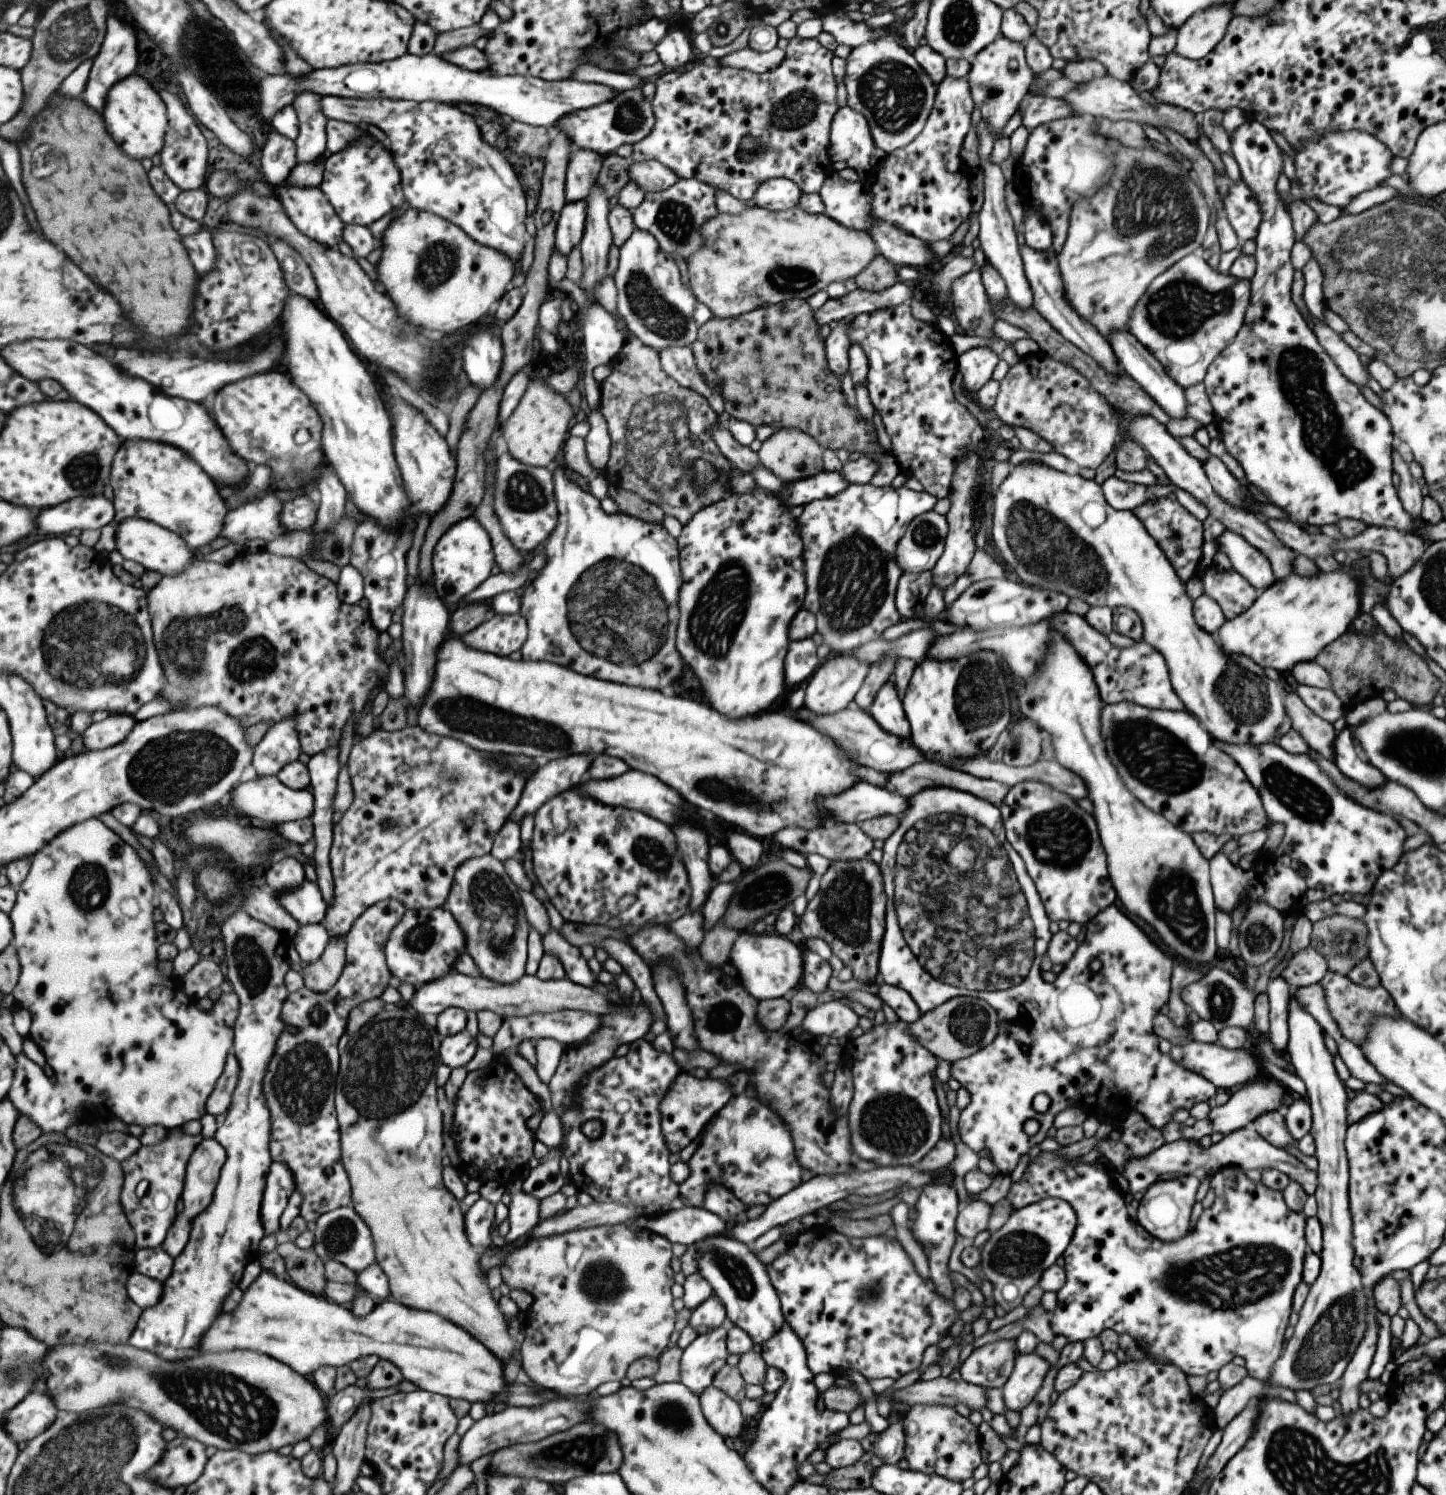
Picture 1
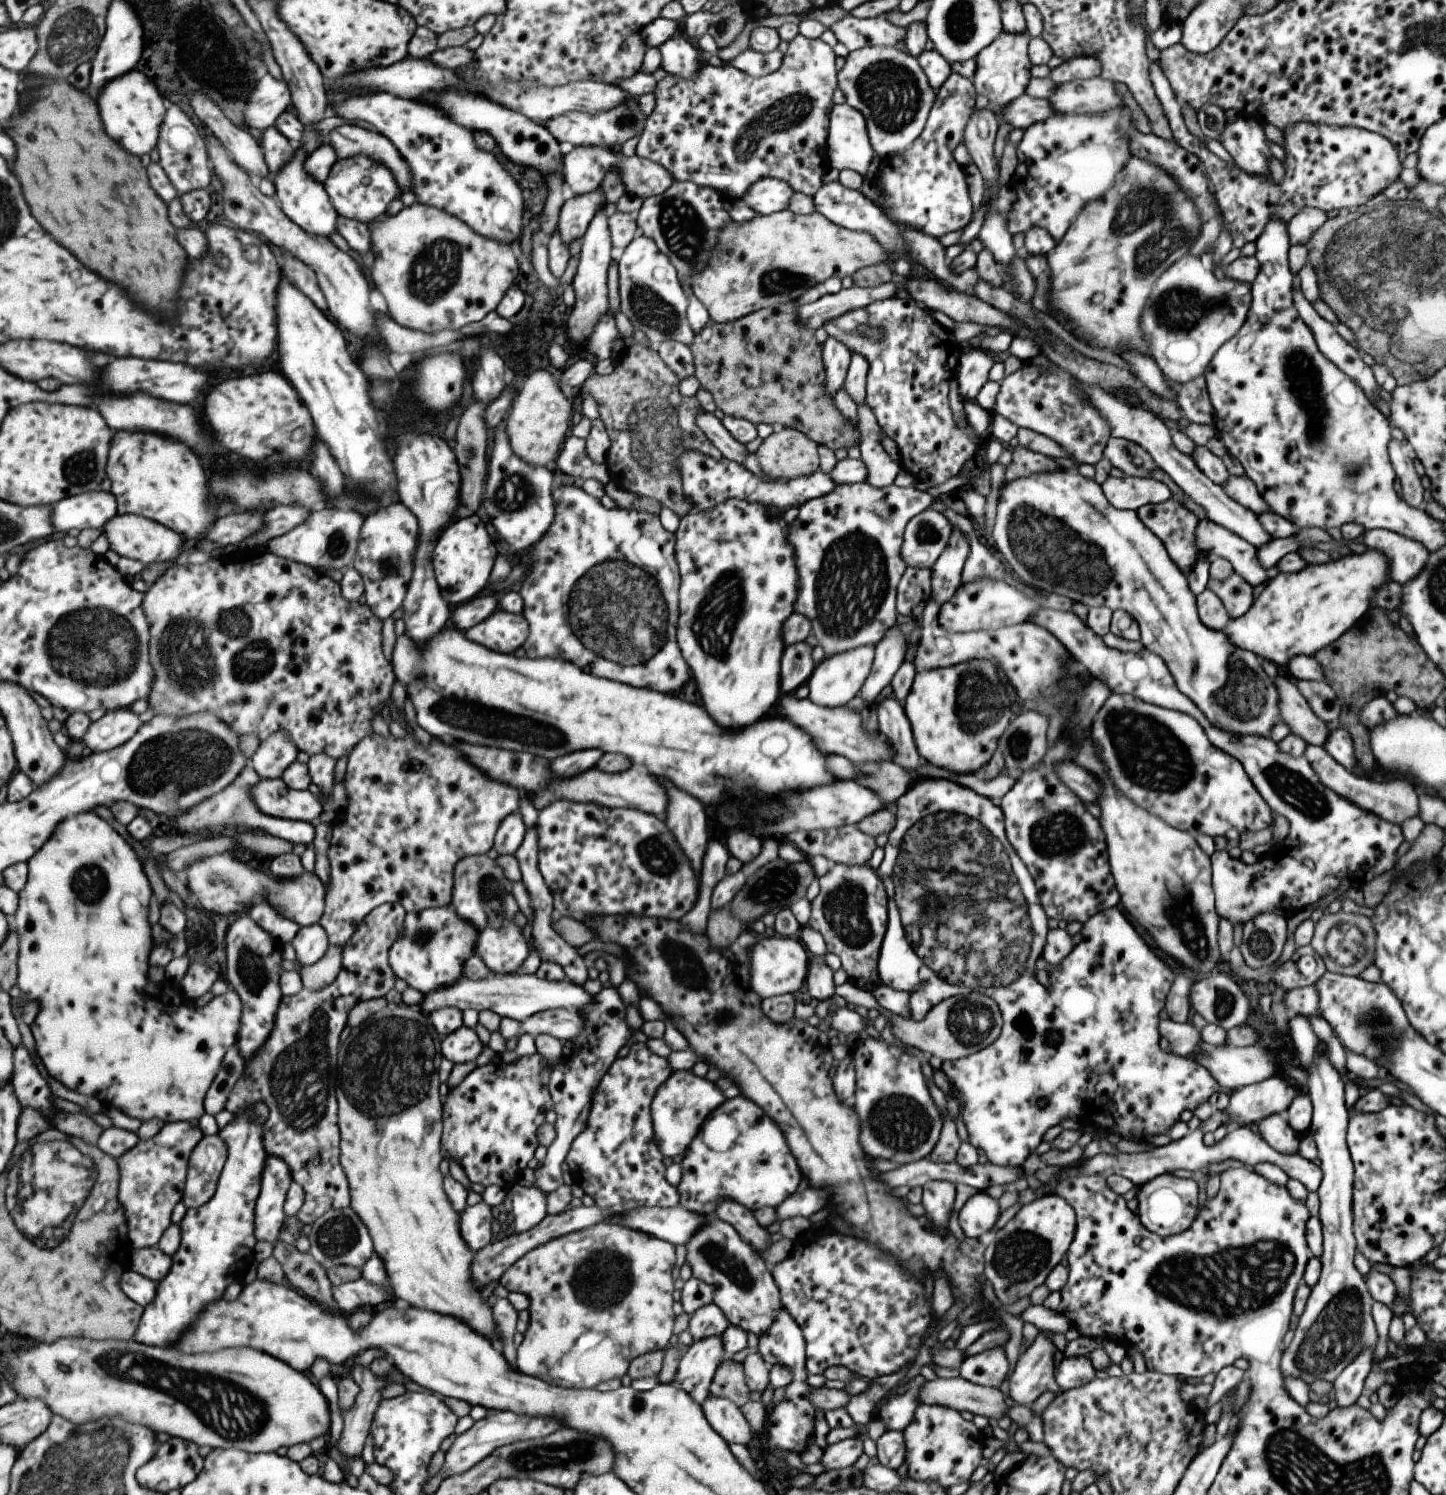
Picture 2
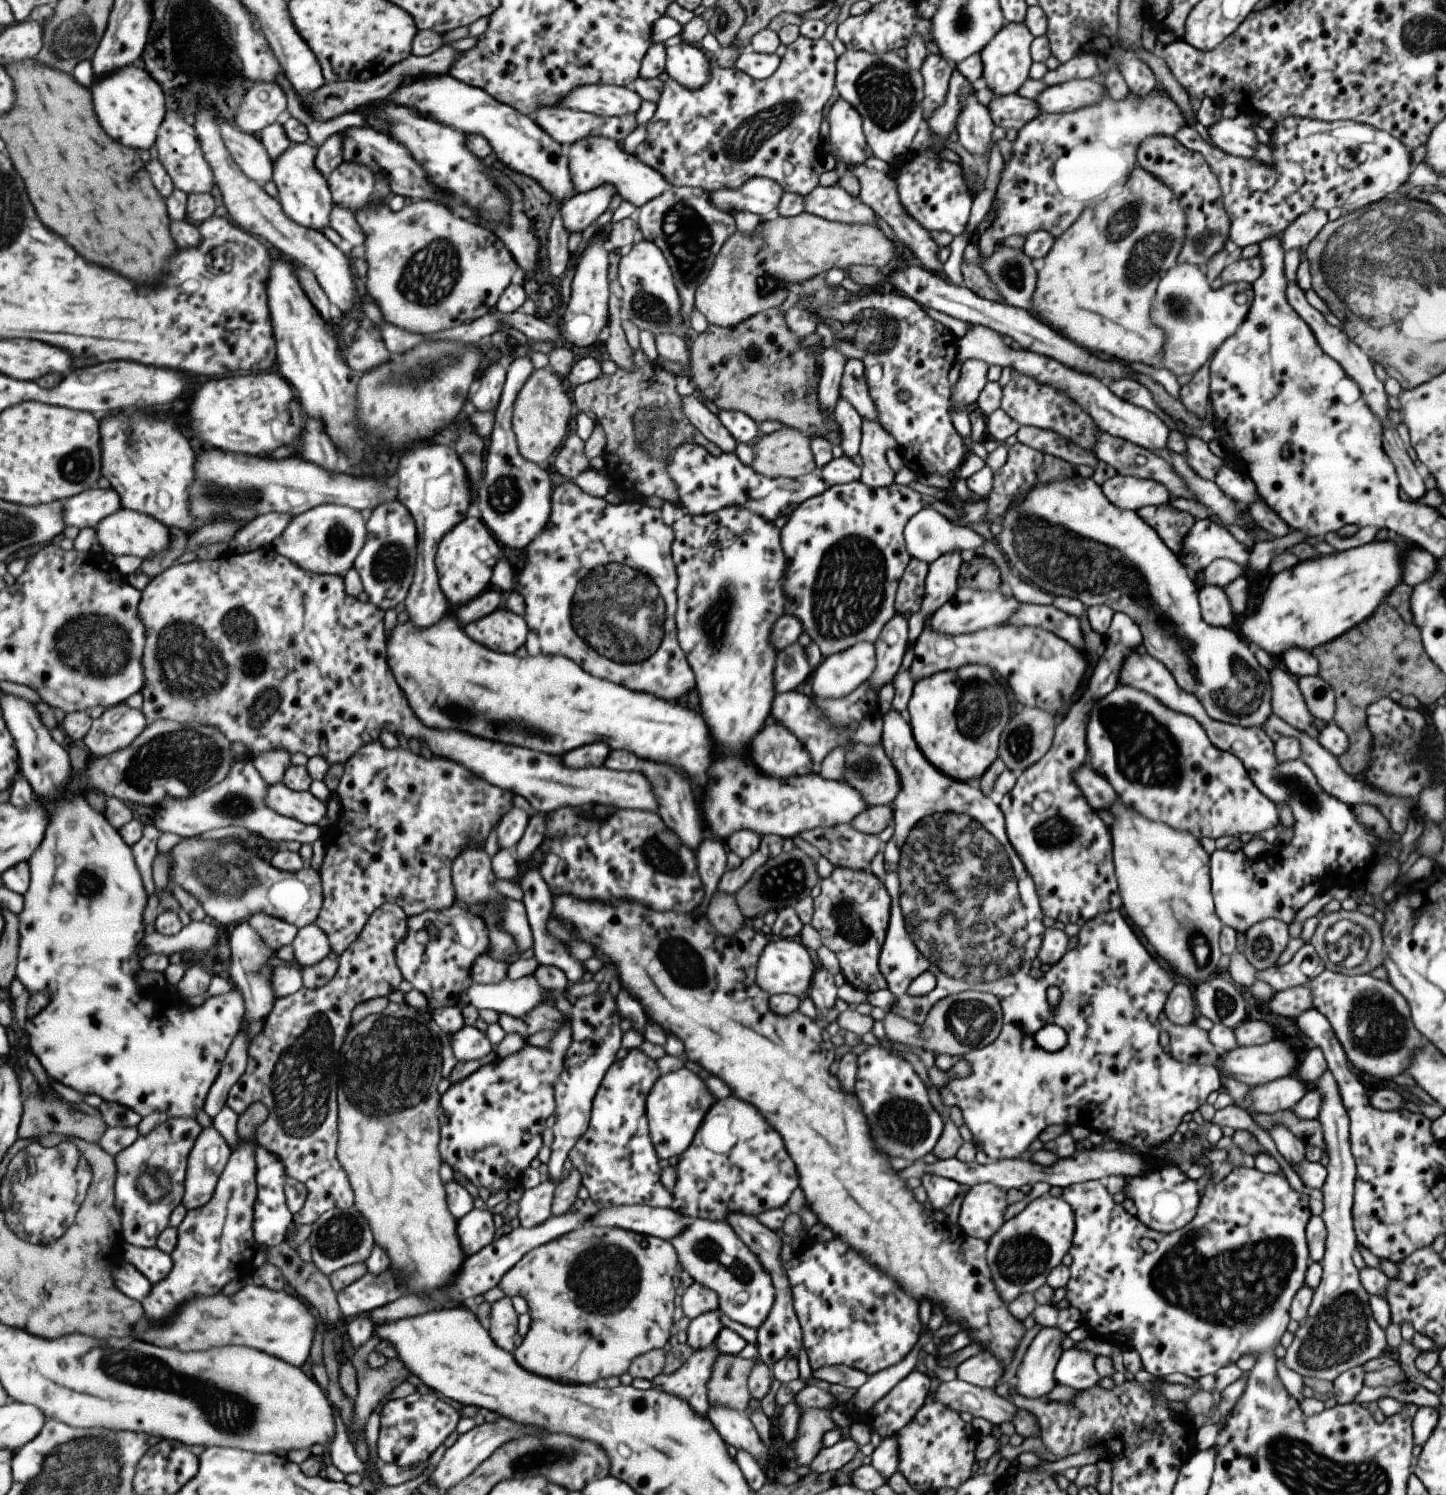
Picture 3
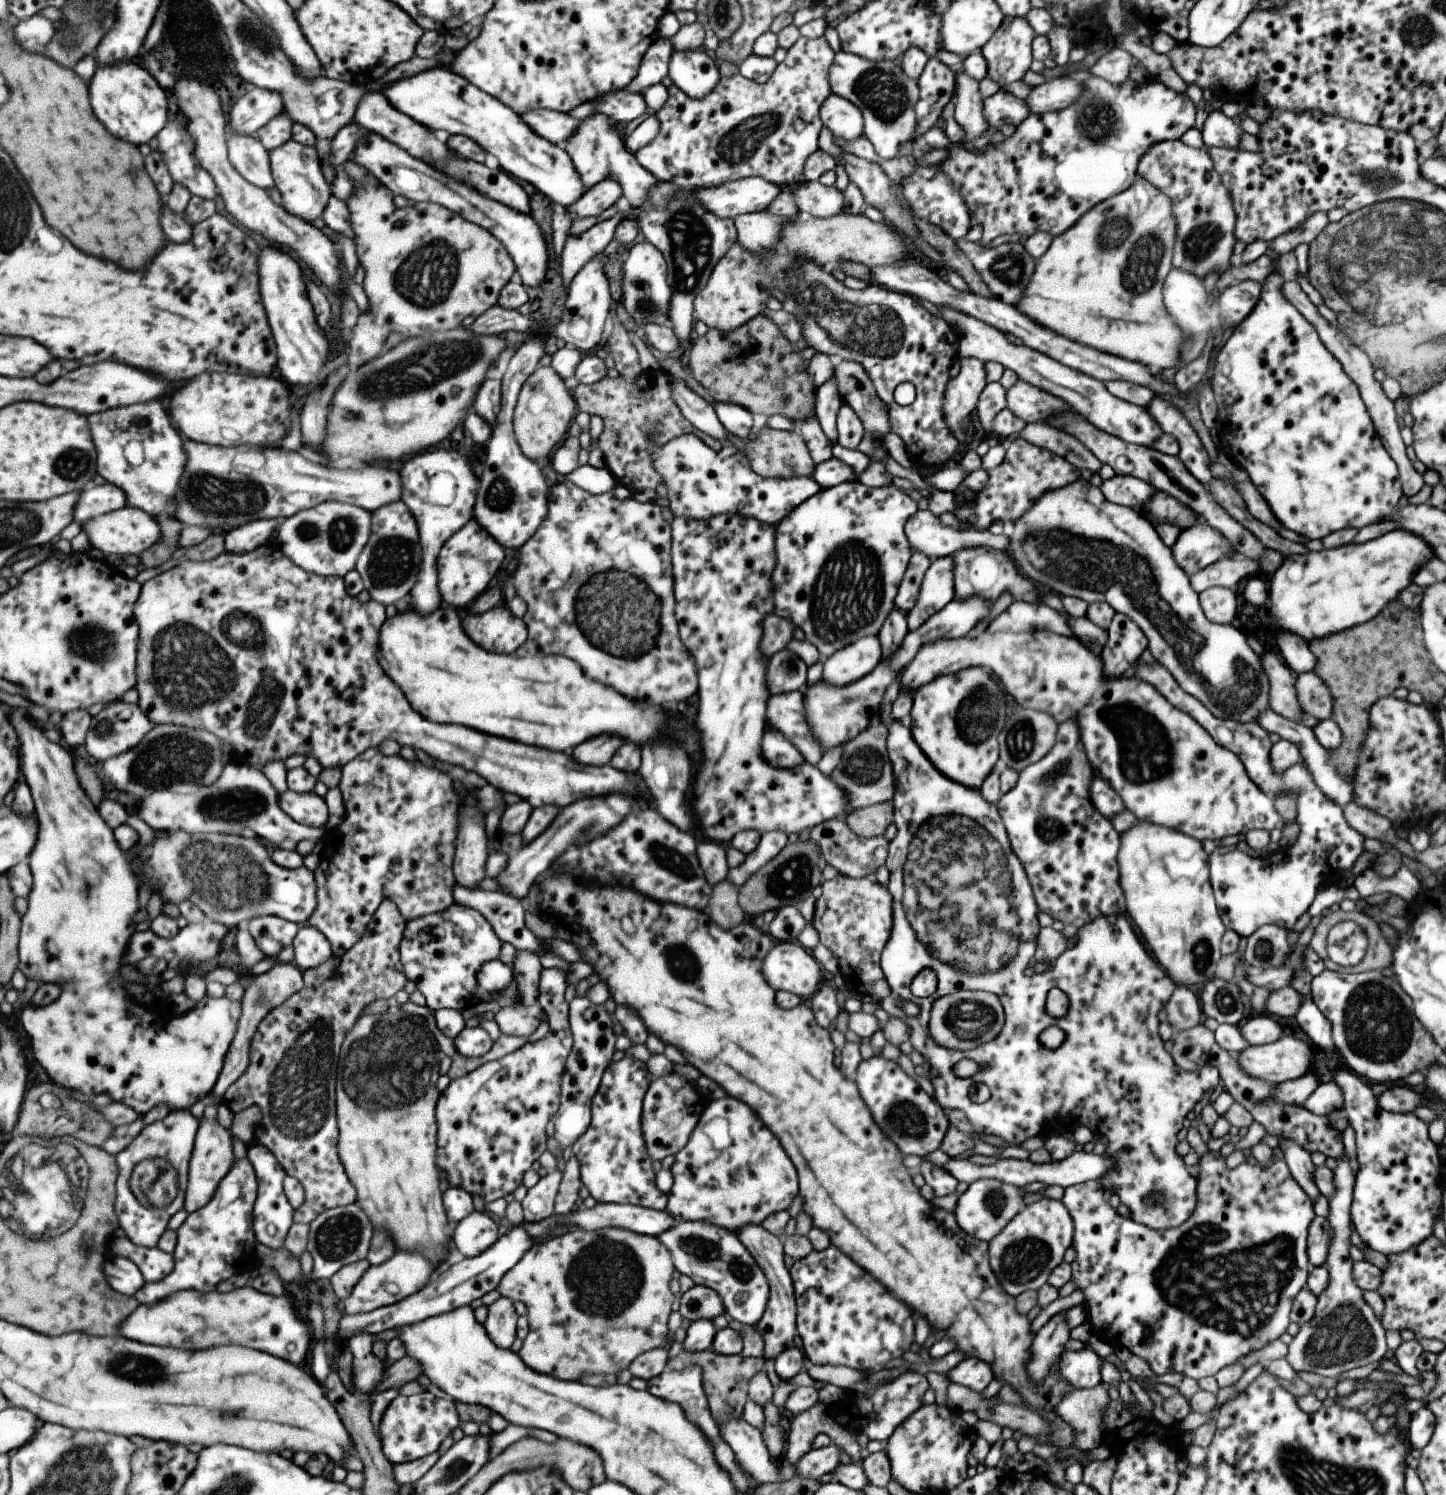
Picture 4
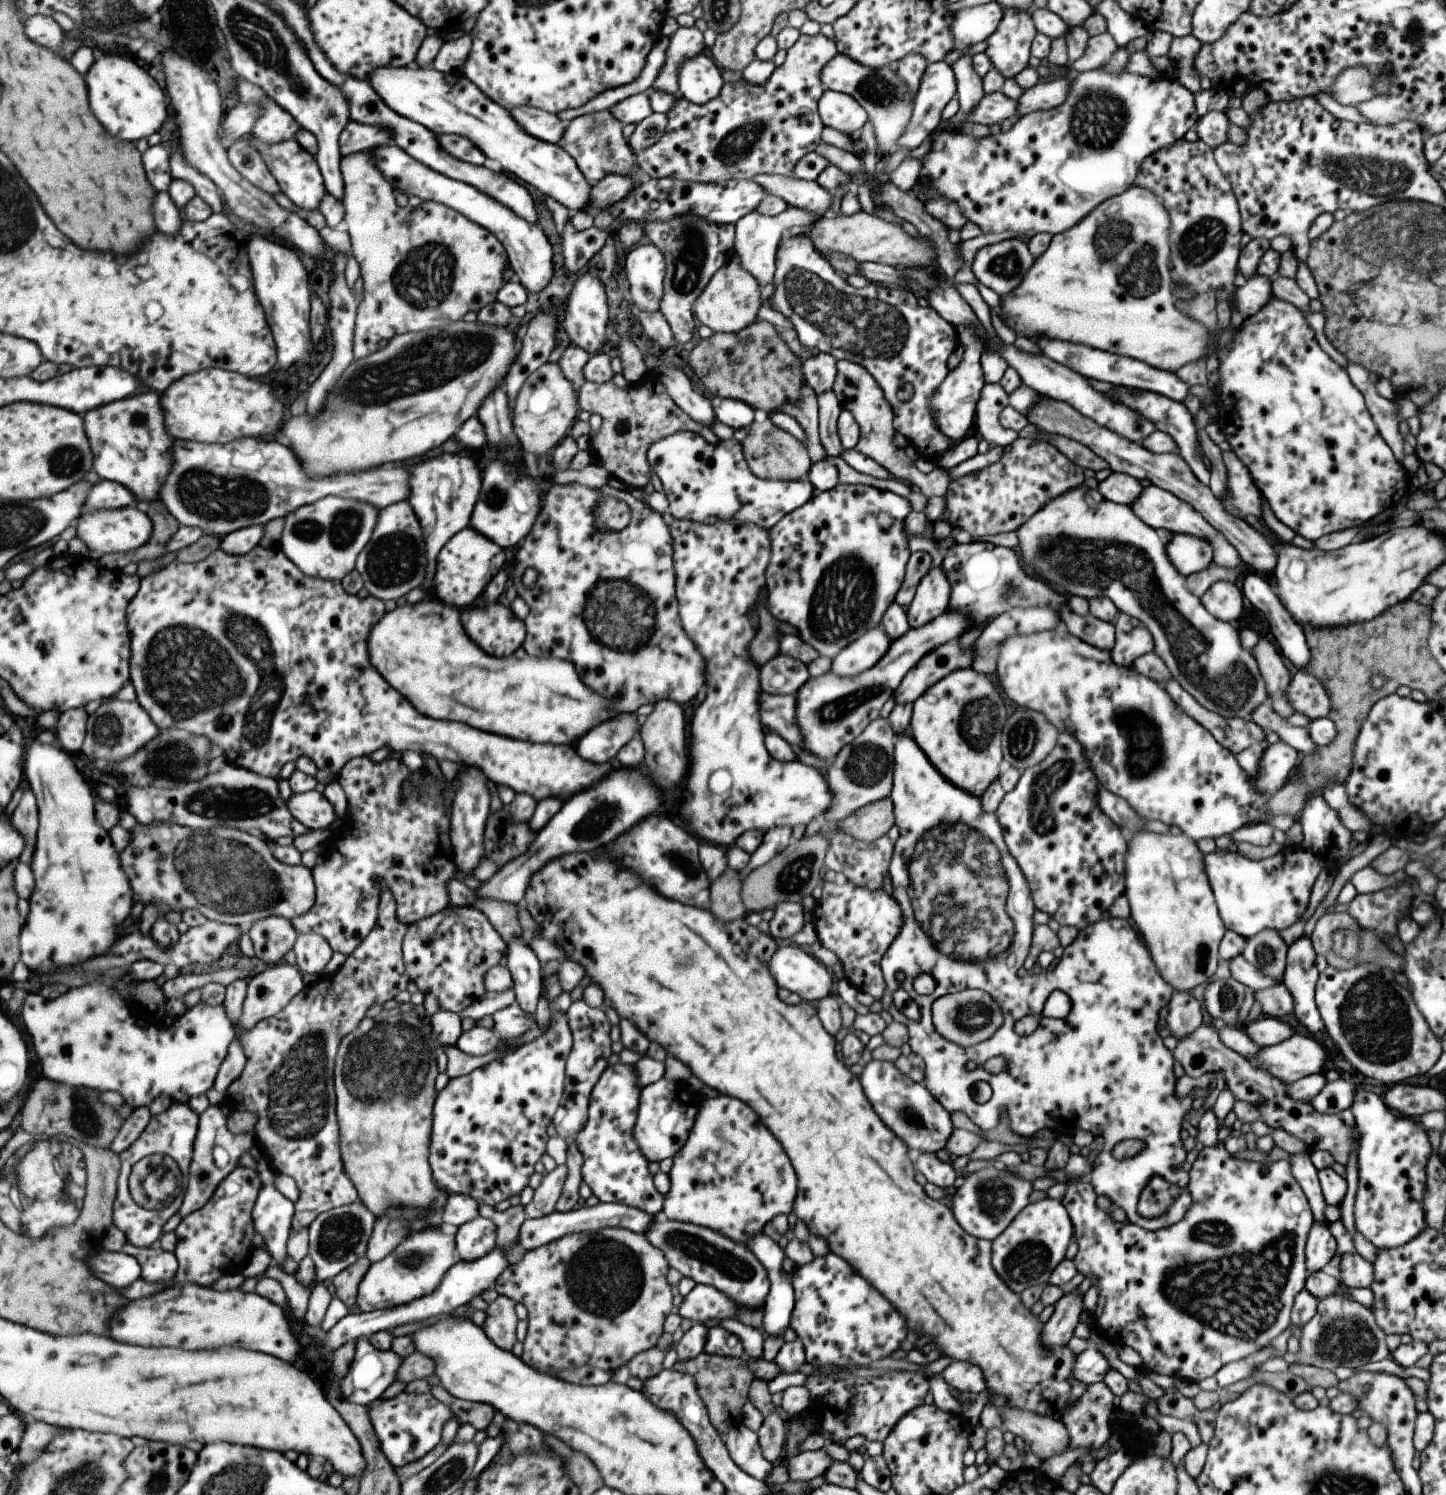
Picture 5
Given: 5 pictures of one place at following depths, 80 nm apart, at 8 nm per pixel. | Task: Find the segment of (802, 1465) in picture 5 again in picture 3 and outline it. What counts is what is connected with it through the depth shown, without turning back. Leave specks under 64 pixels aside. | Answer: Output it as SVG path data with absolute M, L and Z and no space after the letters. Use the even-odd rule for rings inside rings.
M850 1438L839 1439L831 1446L821 1447L806 1467L817 1474L839 1471L843 1464L853 1458L857 1450L859 1446Z

